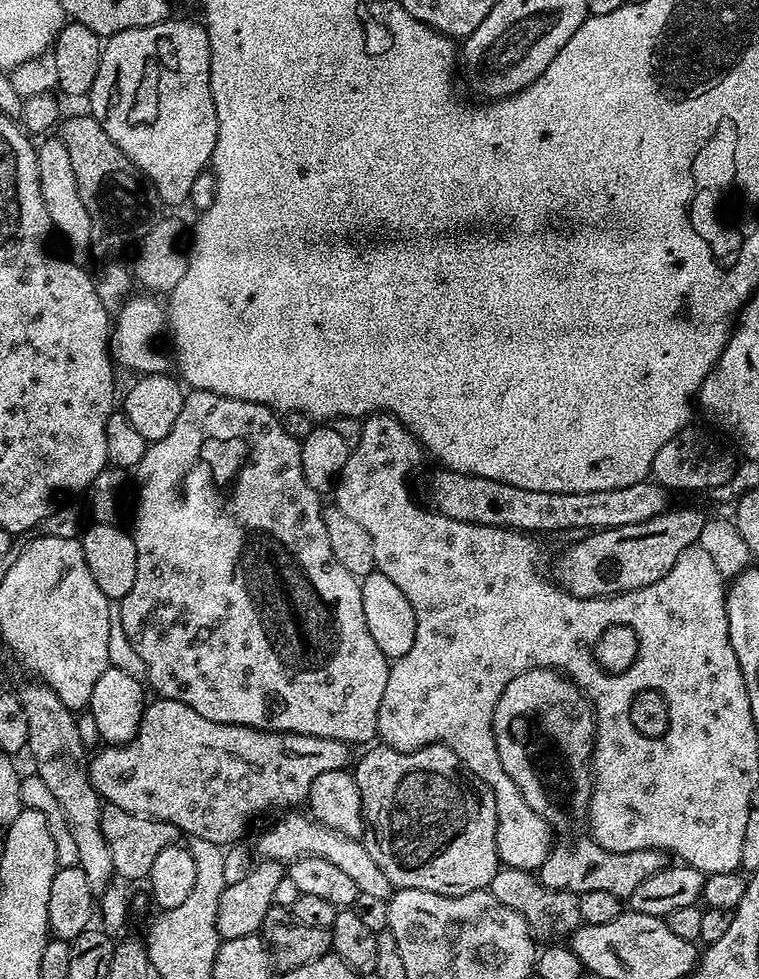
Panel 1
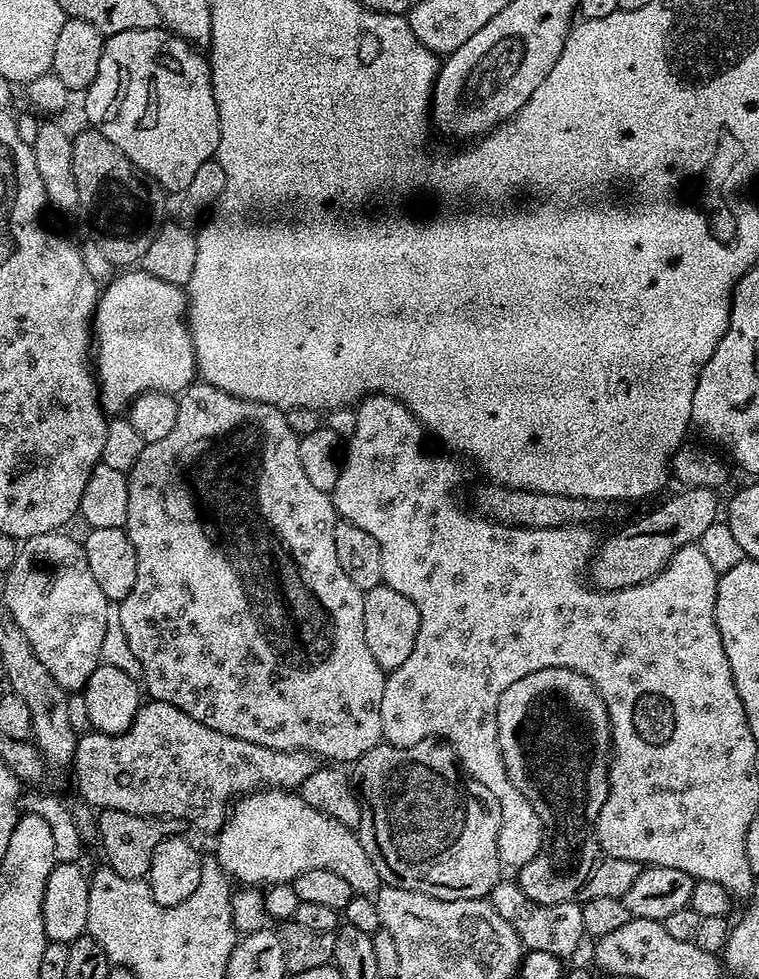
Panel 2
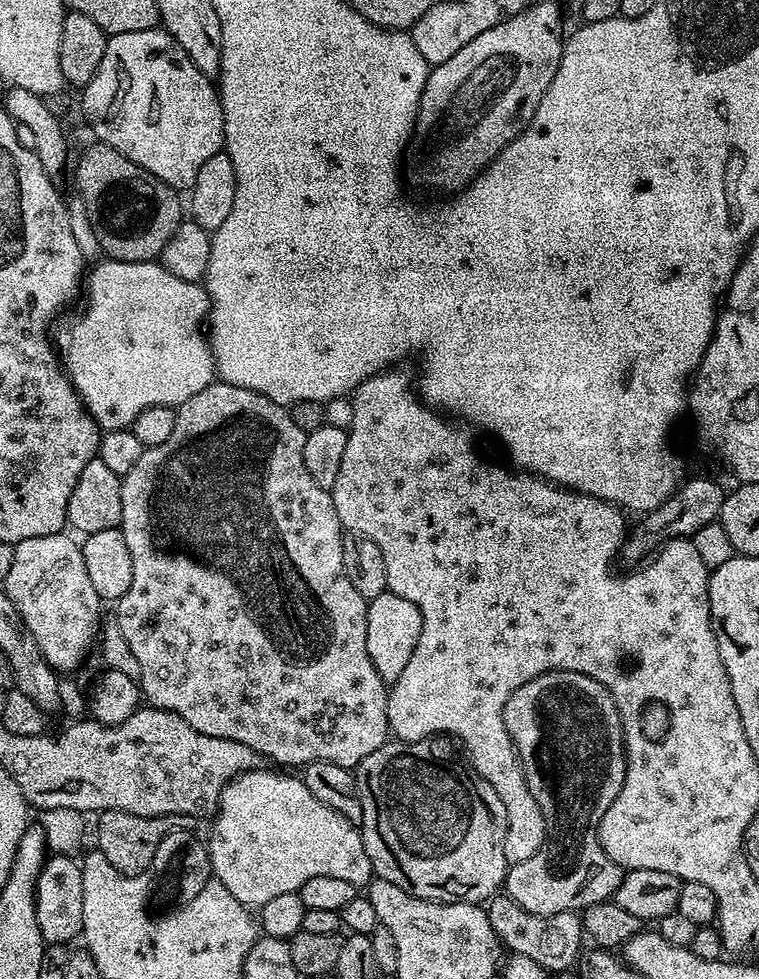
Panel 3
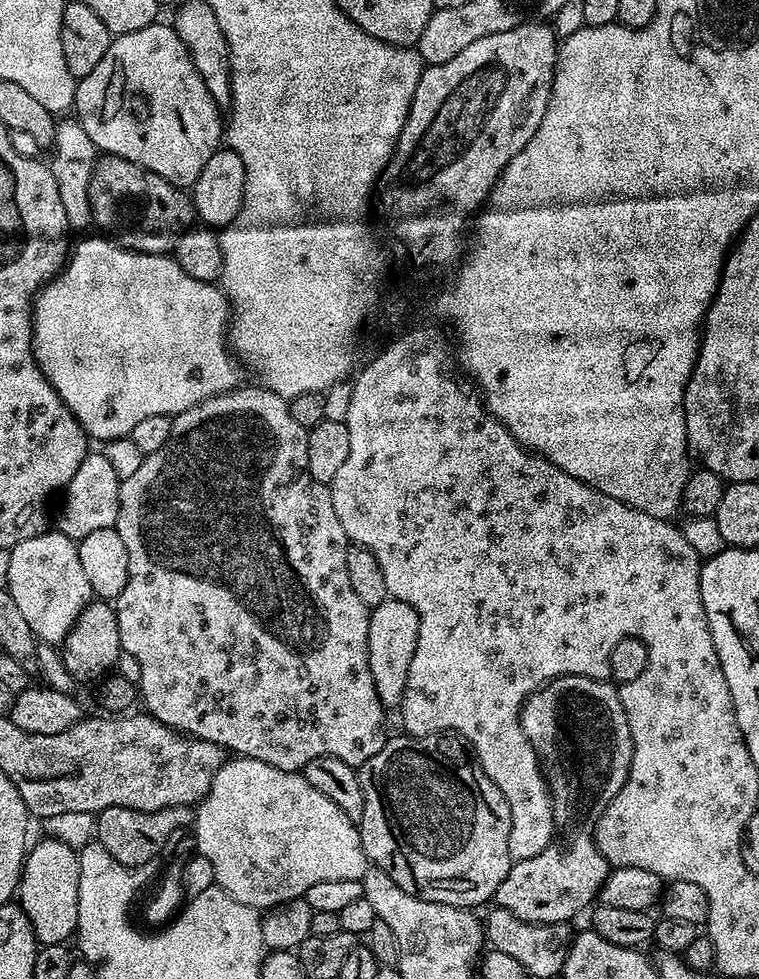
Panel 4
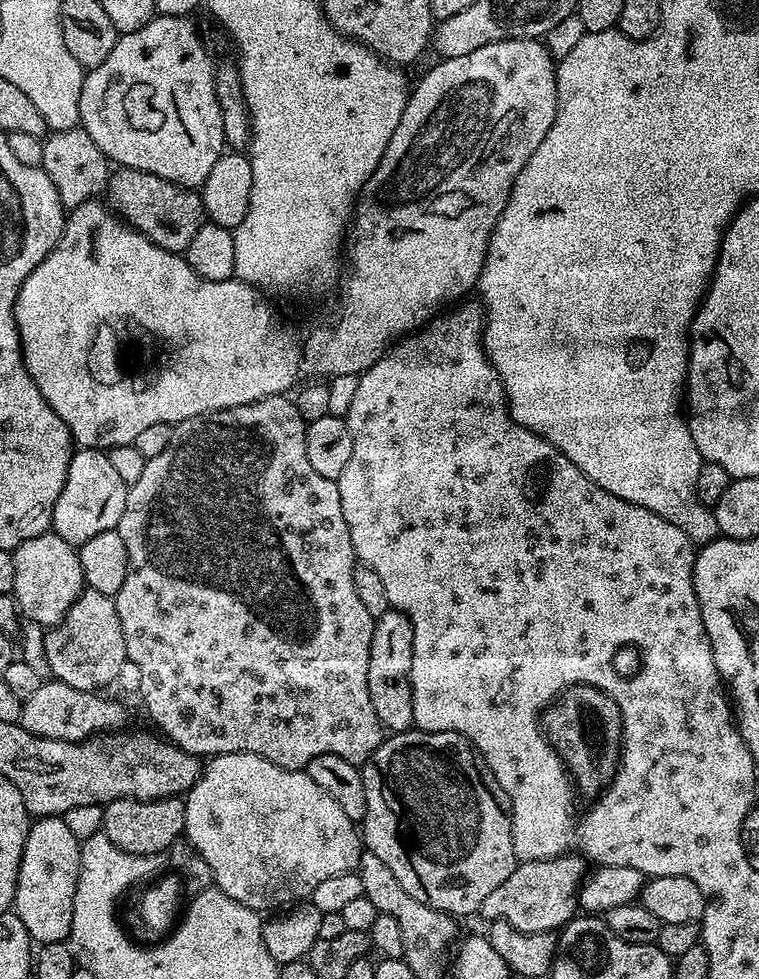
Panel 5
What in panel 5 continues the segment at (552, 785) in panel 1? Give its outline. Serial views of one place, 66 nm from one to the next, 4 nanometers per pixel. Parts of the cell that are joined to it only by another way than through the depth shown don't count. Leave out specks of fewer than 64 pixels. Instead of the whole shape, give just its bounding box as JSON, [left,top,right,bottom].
[479,684,624,933]

